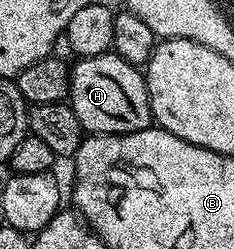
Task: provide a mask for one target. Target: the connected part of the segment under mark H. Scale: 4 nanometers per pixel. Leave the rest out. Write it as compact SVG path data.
M113 51L84 57L70 66L71 92L69 104L81 127L88 134L136 133L152 128L151 100L147 94L144 70L131 65Z

